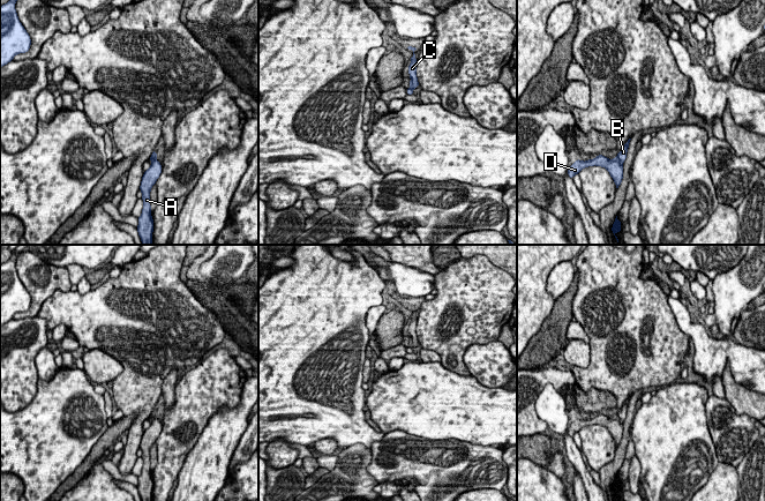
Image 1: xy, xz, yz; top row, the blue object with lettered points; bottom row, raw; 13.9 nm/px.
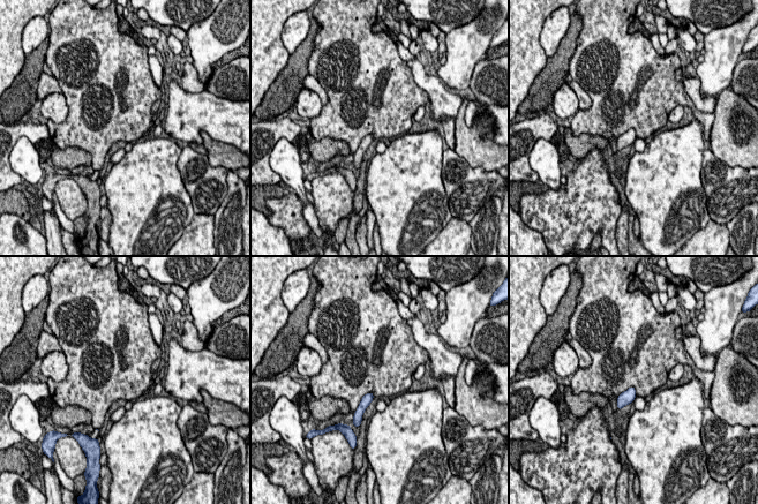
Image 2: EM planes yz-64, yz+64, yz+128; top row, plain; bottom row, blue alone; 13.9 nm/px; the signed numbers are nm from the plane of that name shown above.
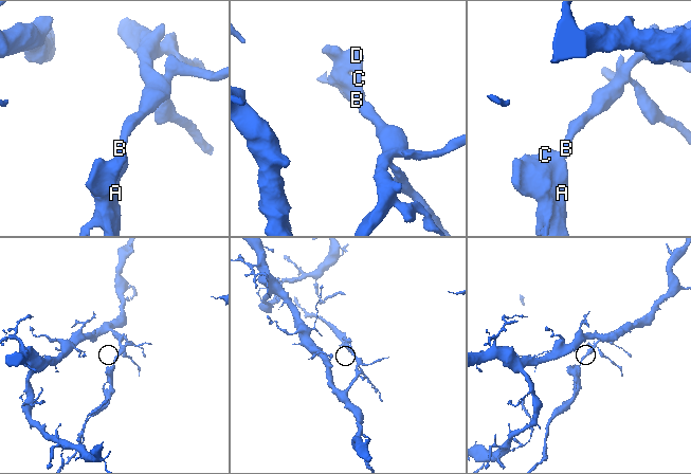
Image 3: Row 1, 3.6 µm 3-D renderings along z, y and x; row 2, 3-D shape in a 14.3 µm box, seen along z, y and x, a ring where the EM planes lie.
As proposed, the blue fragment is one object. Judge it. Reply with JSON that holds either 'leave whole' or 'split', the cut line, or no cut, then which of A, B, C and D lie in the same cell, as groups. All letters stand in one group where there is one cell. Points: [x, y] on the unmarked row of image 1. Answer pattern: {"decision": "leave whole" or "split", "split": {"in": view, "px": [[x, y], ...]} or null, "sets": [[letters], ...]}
{"decision": "split", "split": {"in": "yz", "px": [[615, 417], [620, 420]]}, "sets": [["A", "C", "D"], ["B"]]}

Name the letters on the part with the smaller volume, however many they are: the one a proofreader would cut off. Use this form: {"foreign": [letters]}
{"foreign": ["A", "C", "D"]}

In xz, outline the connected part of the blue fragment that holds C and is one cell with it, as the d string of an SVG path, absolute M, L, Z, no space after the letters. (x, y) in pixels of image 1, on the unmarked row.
M408 305L407 307L413 309L413 314L411 316L411 322L408 324L408 332L410 332L410 336L411 336L411 339L410 339L411 346L415 347L415 346L419 345L419 341L418 341L417 331L415 331L415 329L417 329L417 317L415 317L415 313L414 313L414 311L418 308L418 306Z

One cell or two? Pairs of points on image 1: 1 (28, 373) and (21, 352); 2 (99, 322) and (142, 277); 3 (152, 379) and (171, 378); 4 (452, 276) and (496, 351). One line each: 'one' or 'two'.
1: one
2: one
3: two
4: two

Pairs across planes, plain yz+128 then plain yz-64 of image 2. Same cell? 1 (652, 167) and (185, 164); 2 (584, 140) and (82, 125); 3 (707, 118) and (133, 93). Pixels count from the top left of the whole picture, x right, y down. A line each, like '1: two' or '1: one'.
1: two
2: two
3: one

